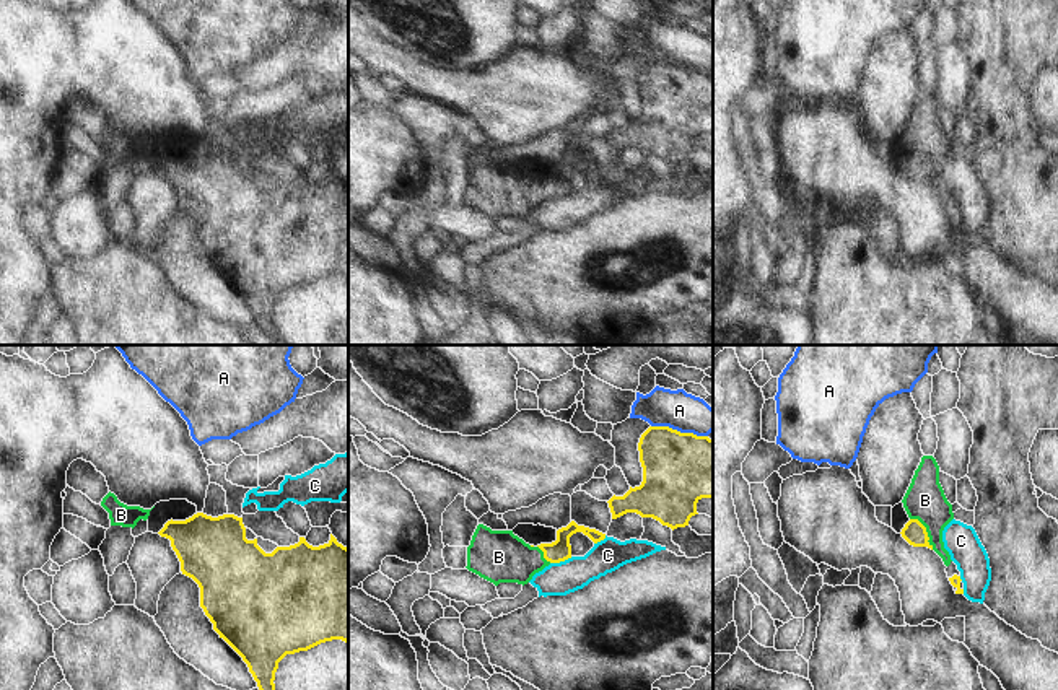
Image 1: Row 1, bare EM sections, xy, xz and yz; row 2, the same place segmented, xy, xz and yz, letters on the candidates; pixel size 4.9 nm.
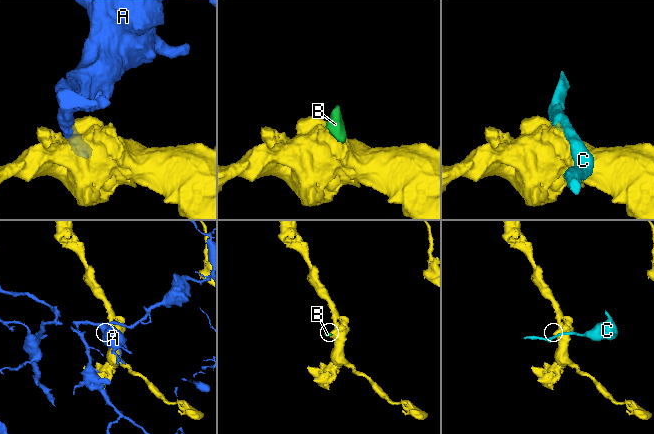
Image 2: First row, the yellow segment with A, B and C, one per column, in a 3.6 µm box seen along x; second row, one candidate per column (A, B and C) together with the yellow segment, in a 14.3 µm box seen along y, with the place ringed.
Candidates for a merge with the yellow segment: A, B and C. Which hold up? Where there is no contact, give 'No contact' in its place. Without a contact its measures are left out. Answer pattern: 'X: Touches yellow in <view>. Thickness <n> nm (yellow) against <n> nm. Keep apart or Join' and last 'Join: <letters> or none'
A: Touches yellow in xz. Thickness 360 nm (yellow) against 190 nm. Keep apart
B: Touches yellow in yz. Thickness 110 nm (yellow) against 200 nm. Join
C: Touches yellow in xz. Thickness 110 nm (yellow) against 160 nm. Keep apart
Join: B.

